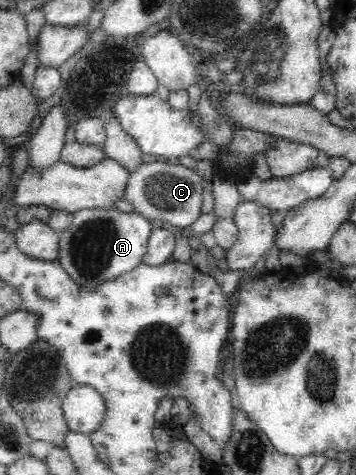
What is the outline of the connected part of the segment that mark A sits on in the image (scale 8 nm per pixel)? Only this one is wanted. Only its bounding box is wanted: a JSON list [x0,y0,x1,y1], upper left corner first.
[56,209,153,289]

